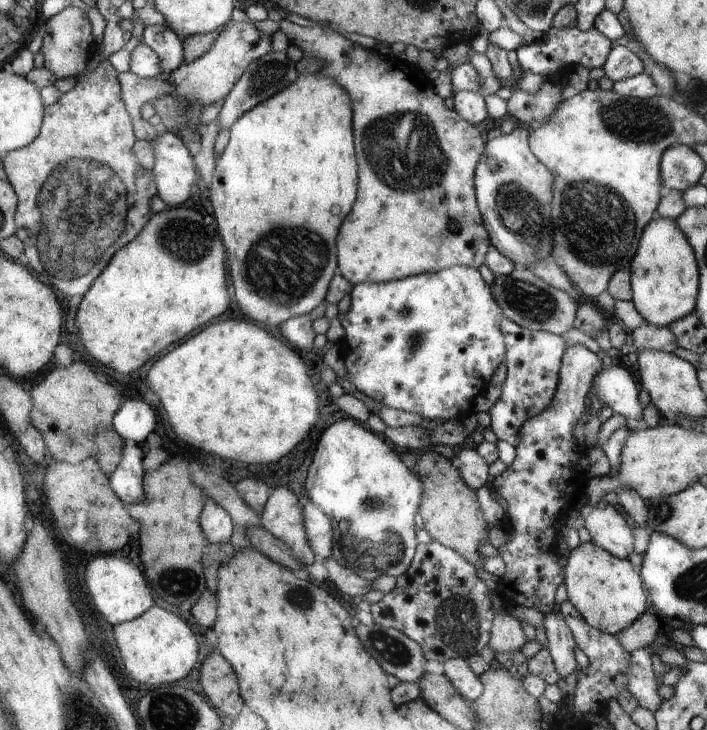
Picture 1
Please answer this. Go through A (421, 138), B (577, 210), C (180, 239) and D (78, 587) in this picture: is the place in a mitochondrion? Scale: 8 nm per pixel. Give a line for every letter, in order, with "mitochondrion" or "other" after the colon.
A: mitochondrion
B: mitochondrion
C: mitochondrion
D: other

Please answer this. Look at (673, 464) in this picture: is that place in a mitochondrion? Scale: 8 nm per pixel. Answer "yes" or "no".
no

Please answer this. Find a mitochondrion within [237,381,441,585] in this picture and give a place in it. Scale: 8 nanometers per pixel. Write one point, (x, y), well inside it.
(374, 553)

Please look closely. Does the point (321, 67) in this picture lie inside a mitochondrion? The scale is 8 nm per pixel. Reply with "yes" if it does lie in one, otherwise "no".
no

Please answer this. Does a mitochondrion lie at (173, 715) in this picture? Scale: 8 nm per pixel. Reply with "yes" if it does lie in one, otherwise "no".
yes

